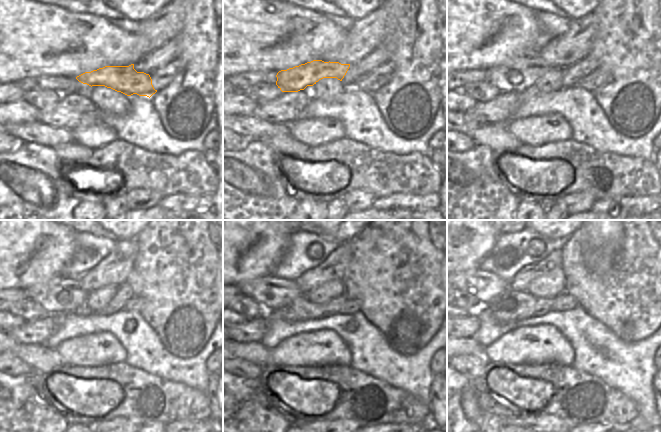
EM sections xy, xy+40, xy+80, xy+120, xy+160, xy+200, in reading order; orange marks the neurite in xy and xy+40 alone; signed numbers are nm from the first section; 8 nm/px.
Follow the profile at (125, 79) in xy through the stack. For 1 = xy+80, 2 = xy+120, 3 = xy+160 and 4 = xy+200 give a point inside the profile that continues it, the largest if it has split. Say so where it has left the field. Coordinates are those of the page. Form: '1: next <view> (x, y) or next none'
1: next xy+80 (522, 75)
2: next xy+120 (60, 295)
3: next xy+160 (272, 293)
4: next xy+200 (483, 285)

